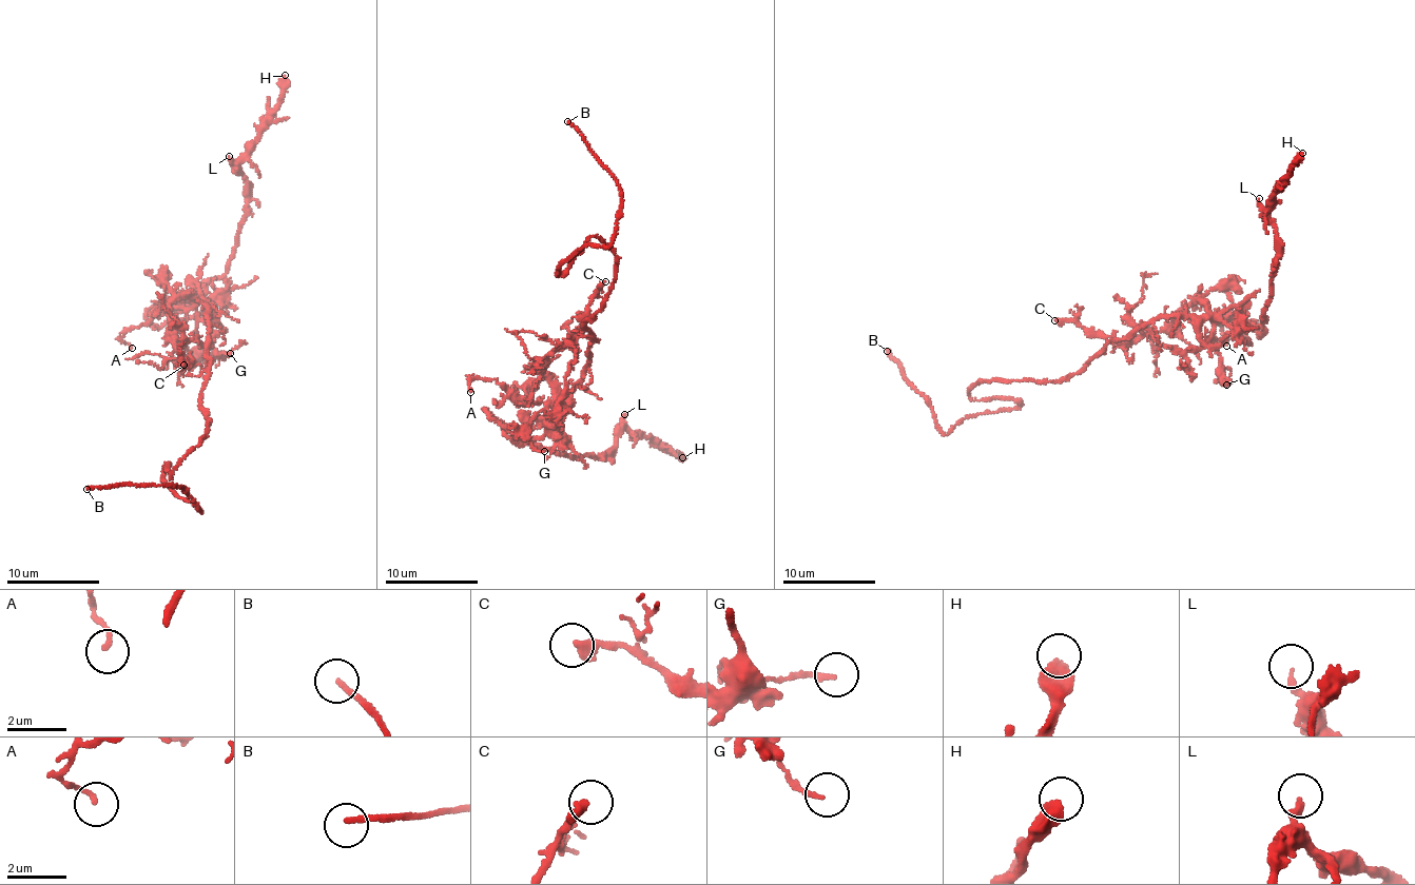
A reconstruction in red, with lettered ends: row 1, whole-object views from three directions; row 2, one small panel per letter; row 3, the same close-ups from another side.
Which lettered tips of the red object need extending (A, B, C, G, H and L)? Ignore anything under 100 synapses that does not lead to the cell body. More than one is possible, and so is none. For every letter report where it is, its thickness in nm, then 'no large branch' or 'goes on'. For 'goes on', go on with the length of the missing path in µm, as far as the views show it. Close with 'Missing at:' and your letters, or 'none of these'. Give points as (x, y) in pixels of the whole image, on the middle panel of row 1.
A: at (470, 392); 150 nm thick; no large branch
B: at (567, 121); 190 nm thick; goes on; about 15 µm are missing
C: at (605, 281); 360 nm thick; no large branch
G: at (544, 451); 160 nm thick; no large branch
H: at (682, 457); 500 nm thick; no large branch
L: at (624, 414); 220 nm thick; no large branch
Missing at: B

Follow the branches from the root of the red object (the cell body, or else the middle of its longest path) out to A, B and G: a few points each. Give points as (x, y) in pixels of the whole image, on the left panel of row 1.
A: (205, 379), (211, 311), (202, 300), (189, 309), (170, 306), (132, 327), (121, 339), (132, 348)
B: (205, 379), (199, 396), (206, 434), (172, 476), (169, 465), (162, 476), (200, 510), (179, 487), (86, 489)
G: (205, 379), (211, 365), (209, 306), (210, 318), (198, 322), (198, 348), (208, 353), (230, 353)

